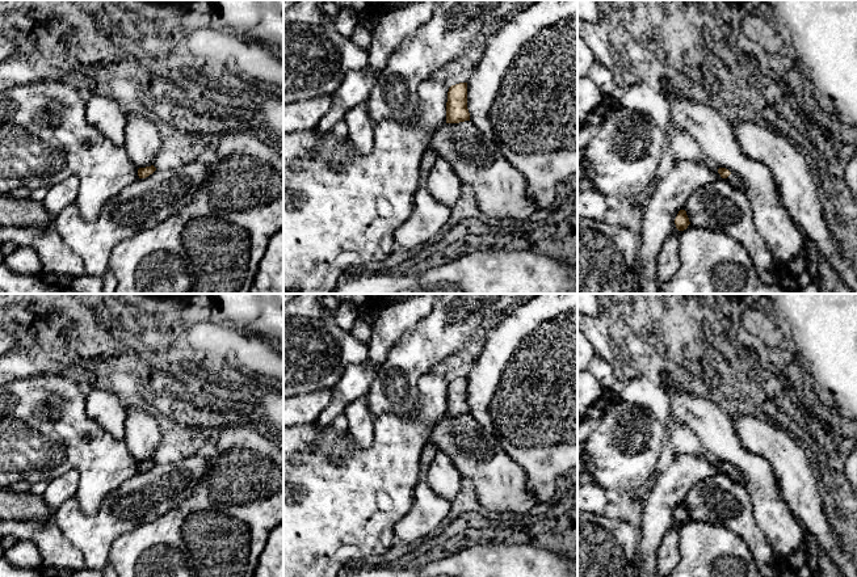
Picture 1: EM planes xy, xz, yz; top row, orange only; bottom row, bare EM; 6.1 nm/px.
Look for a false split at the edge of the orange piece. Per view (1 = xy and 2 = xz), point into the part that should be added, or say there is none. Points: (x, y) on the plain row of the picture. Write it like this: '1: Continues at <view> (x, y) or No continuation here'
1: No continuation here
2: No continuation here

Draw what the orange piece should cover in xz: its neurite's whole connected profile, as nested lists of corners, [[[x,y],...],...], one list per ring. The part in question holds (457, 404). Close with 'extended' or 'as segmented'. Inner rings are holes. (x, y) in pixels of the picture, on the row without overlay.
[[[467,376],[451,379],[448,386],[446,417],[470,414],[467,403]]] | as segmented

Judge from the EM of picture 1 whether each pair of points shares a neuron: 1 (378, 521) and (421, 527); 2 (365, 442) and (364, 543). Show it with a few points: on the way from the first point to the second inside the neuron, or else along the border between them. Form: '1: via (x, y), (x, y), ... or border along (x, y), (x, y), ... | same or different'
1: border along (412, 497), (412, 505), (397, 522), (393, 535) | different
2: border along (374, 420), (373, 441), (368, 447), (360, 449) | different

